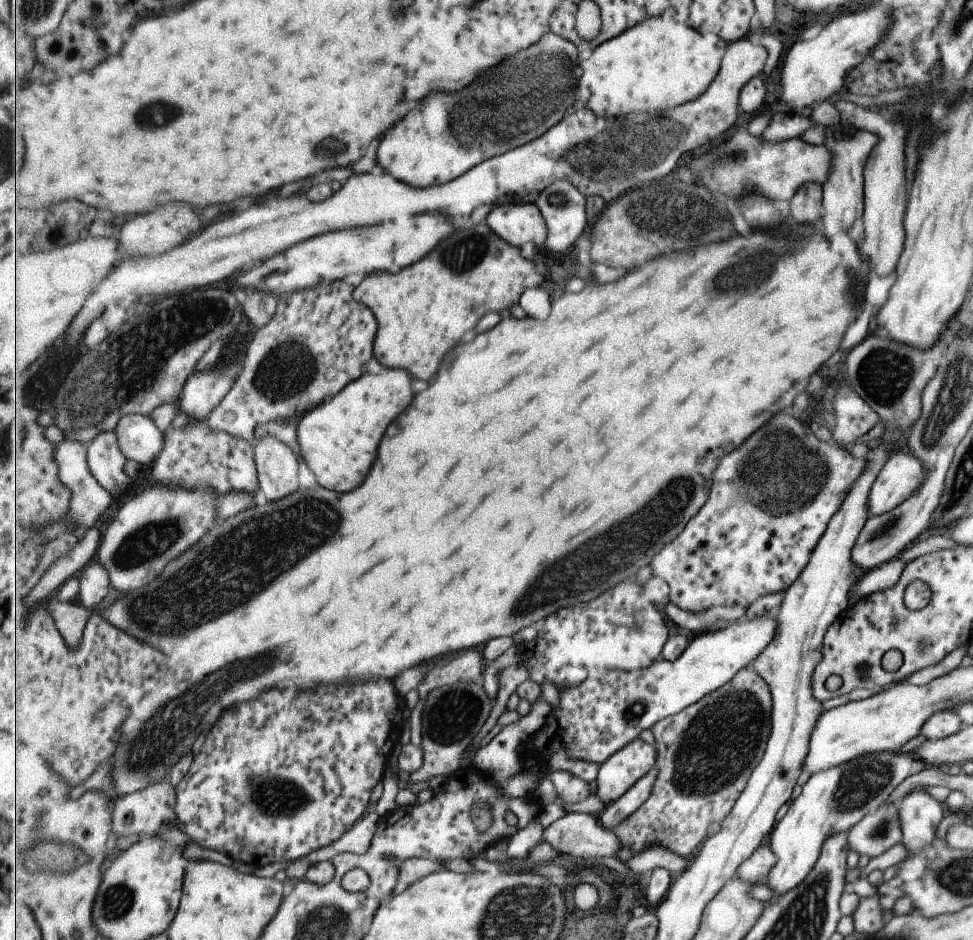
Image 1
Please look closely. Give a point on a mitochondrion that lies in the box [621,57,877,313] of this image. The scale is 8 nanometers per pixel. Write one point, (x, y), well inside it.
(700, 212)

